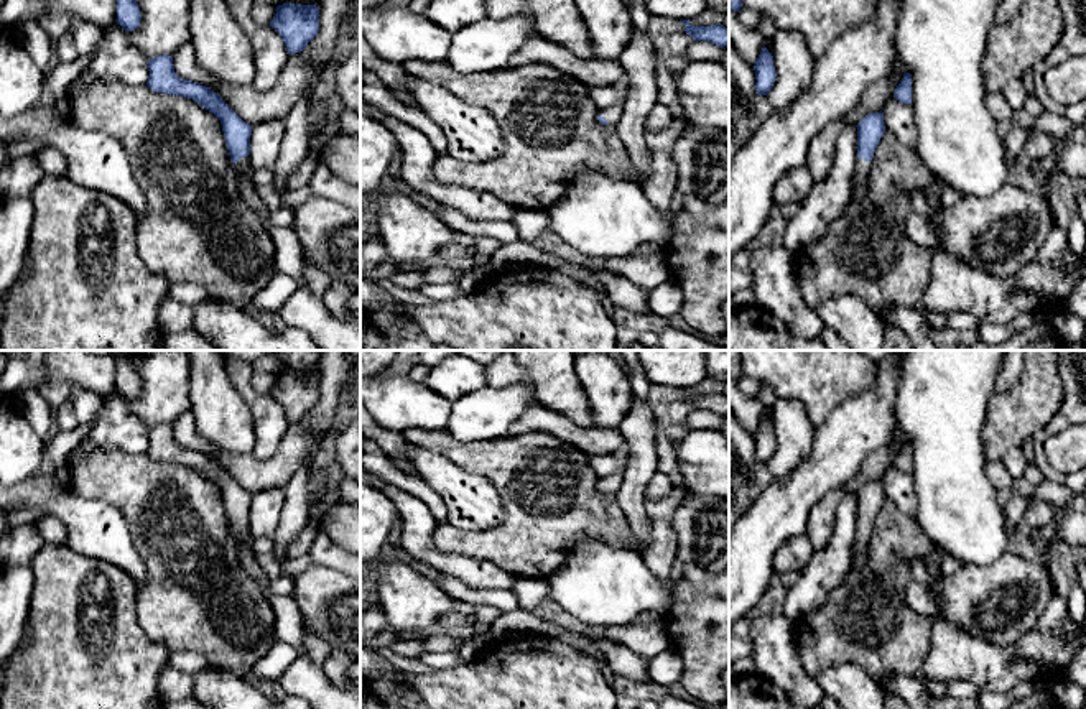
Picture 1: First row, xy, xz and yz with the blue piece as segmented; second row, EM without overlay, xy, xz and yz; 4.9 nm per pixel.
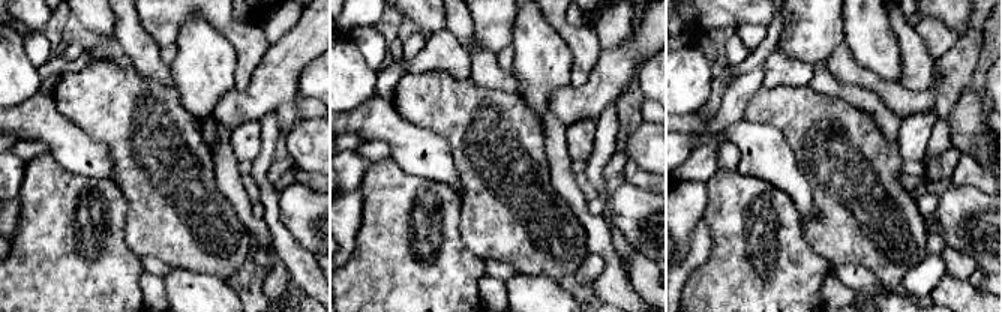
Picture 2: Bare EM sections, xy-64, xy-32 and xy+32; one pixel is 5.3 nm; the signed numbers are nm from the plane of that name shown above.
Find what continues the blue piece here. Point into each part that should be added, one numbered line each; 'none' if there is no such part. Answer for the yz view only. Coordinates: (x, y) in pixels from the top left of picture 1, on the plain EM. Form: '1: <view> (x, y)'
1: yz (861, 537)

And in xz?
1: xz (612, 482)

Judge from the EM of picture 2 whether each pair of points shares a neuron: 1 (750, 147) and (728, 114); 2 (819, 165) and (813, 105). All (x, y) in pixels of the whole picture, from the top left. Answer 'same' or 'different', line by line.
1: different
2: same

